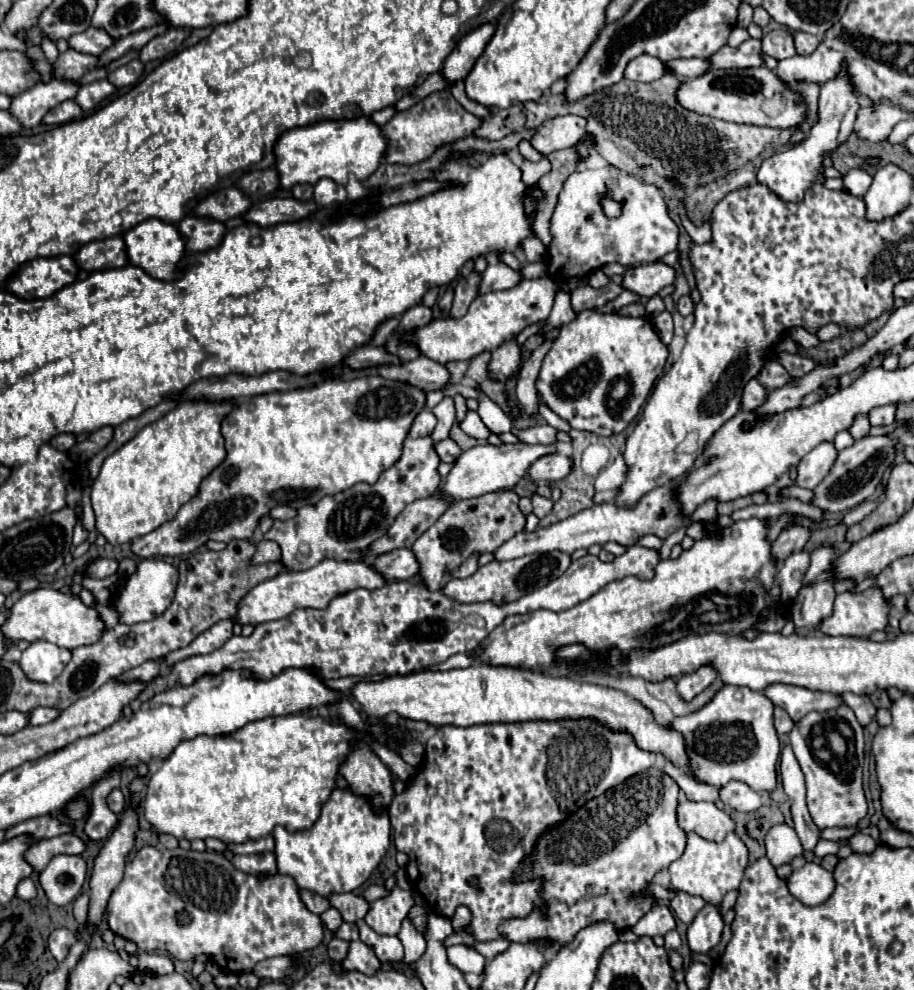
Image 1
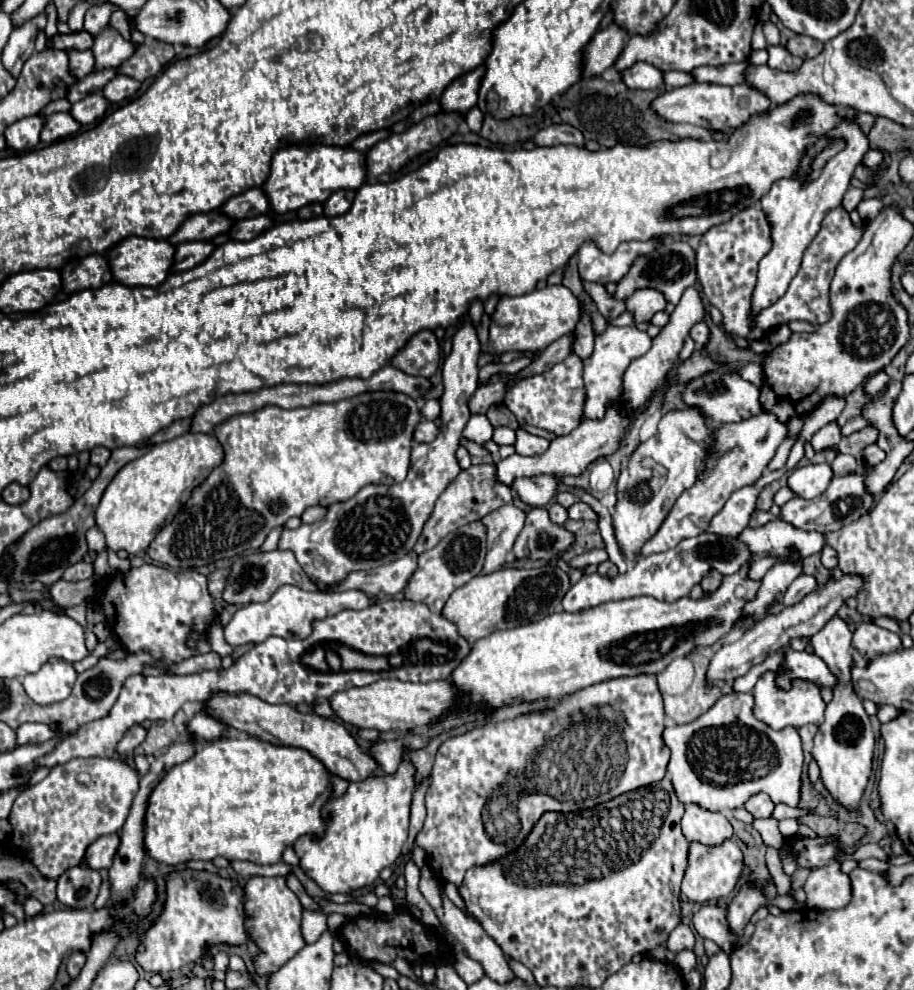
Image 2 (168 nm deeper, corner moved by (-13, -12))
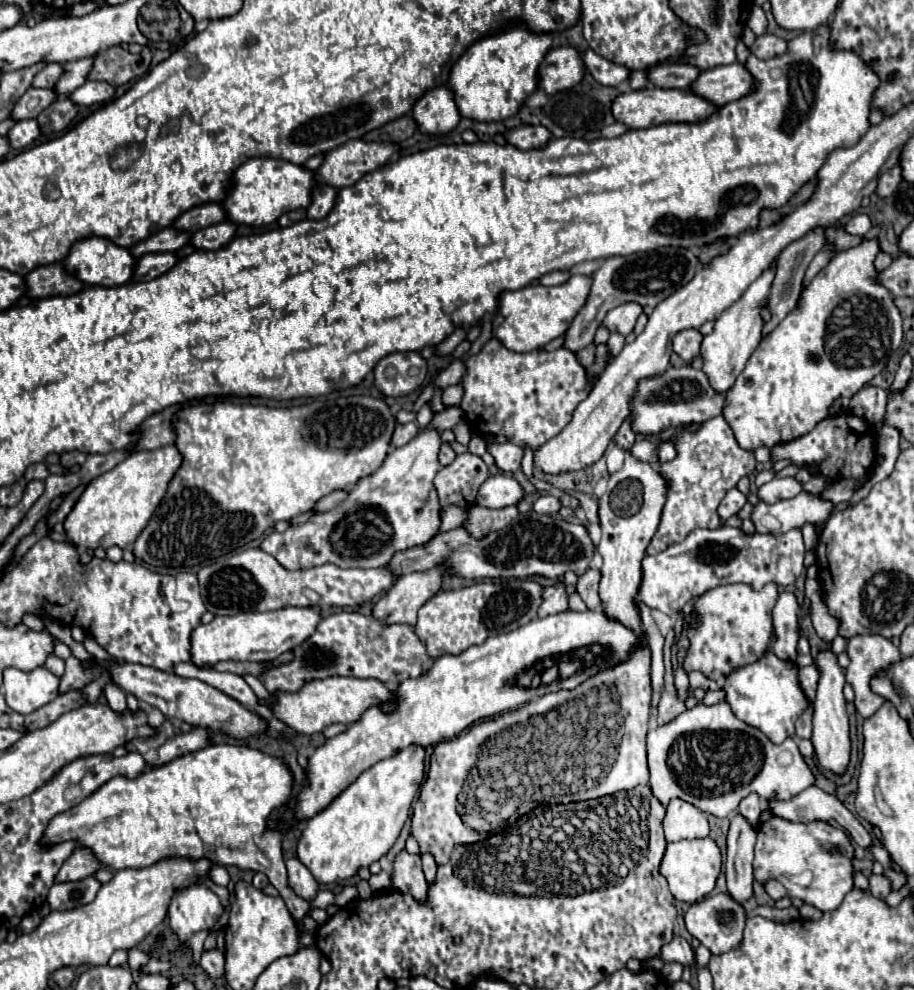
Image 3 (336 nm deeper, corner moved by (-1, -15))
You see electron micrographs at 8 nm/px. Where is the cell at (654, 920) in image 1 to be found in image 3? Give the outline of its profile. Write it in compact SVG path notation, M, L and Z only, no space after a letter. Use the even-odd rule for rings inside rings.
M675 935L669 943L663 945L661 949L661 959L667 961L677 961L681 965L693 965L695 963L695 951L693 947L679 935Z

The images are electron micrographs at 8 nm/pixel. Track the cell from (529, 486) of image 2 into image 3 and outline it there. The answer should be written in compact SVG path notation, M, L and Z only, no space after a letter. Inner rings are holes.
M493 475L489 477L477 495L477 505L491 507L491 509L501 509L509 505L519 505L525 499L525 491L519 485L519 481L513 475Z

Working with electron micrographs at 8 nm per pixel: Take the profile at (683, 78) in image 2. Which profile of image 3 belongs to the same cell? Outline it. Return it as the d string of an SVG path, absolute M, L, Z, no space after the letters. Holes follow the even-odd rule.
M641 69L641 71L633 71L627 83L629 83L633 89L645 89L645 87L649 87L649 85L651 85L645 69Z

